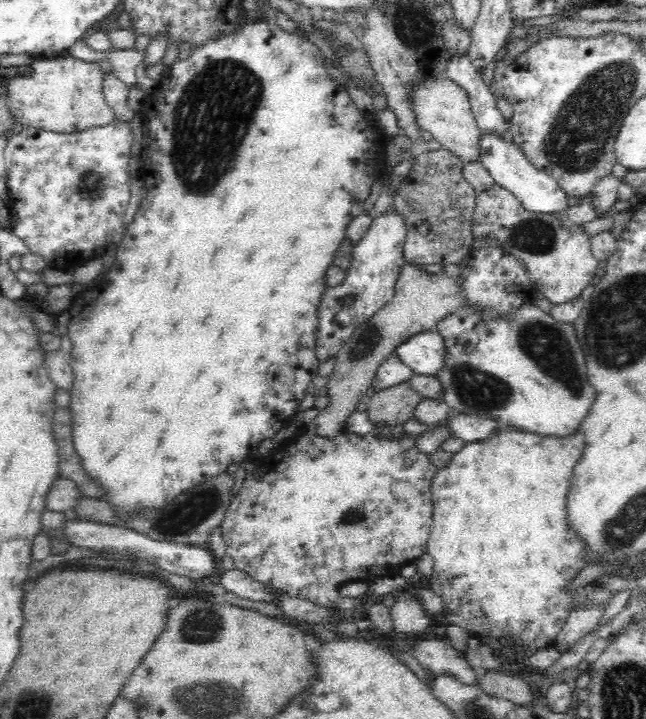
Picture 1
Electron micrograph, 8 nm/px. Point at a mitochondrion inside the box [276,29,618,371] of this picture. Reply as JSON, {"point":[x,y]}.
{"point":[537,236]}

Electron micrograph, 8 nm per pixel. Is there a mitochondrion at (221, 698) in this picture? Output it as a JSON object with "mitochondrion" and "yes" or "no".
{"mitochondrion":"yes"}

